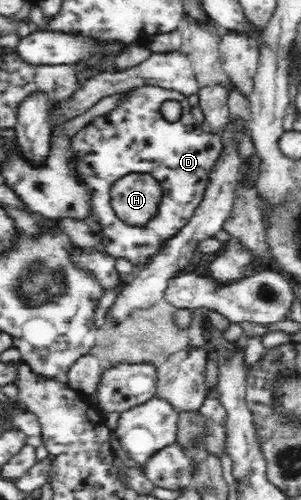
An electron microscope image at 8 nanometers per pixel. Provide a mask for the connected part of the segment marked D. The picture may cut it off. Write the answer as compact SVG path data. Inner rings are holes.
M142 85L126 91L121 103L109 114L96 116L71 139L75 157L79 158L79 173L82 174L83 181L90 187L93 194L93 219L100 225L100 232L104 235L104 251L115 259L122 257L128 259L138 268L143 266L150 256L157 253L162 243L168 241L170 237L174 237L194 215L194 211L202 199L204 188L208 184L210 171L222 153L222 141L220 135L208 134L198 125L198 121L192 116L191 109L192 106L188 103L188 98L179 91ZM170 99L186 101L178 121L166 120L160 111L162 103L166 103ZM128 173L148 173L159 182L162 188L158 211L152 215L148 222L137 227L130 227L118 218L111 207L110 188L120 177L124 177Z

